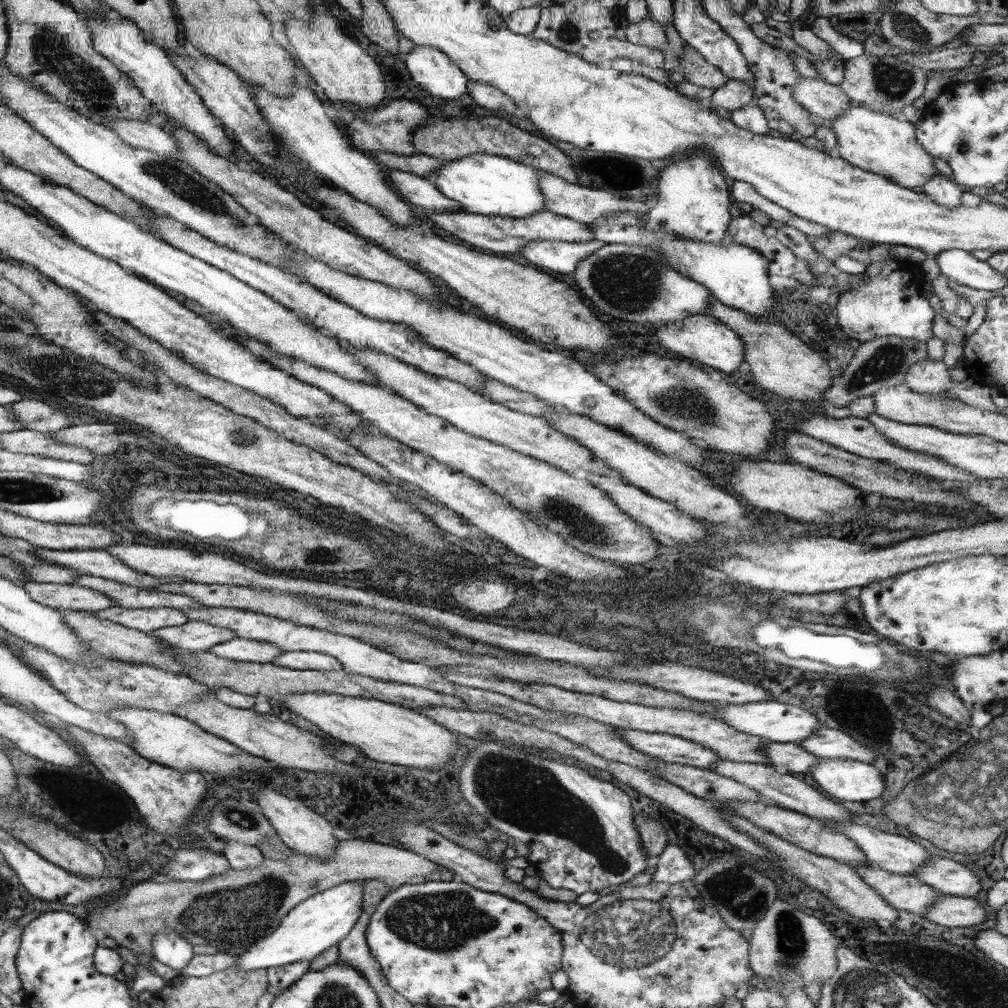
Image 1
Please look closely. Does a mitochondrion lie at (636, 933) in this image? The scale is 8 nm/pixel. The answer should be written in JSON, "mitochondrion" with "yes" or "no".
{"mitochondrion":"yes"}

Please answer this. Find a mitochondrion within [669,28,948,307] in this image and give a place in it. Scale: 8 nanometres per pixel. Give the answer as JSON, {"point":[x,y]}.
{"point":[892,81]}

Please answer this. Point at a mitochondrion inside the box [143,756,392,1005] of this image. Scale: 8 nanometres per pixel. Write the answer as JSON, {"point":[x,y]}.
{"point":[208,916]}

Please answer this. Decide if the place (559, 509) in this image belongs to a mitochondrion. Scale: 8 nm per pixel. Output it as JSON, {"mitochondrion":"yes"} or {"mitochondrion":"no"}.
{"mitochondrion":"yes"}

